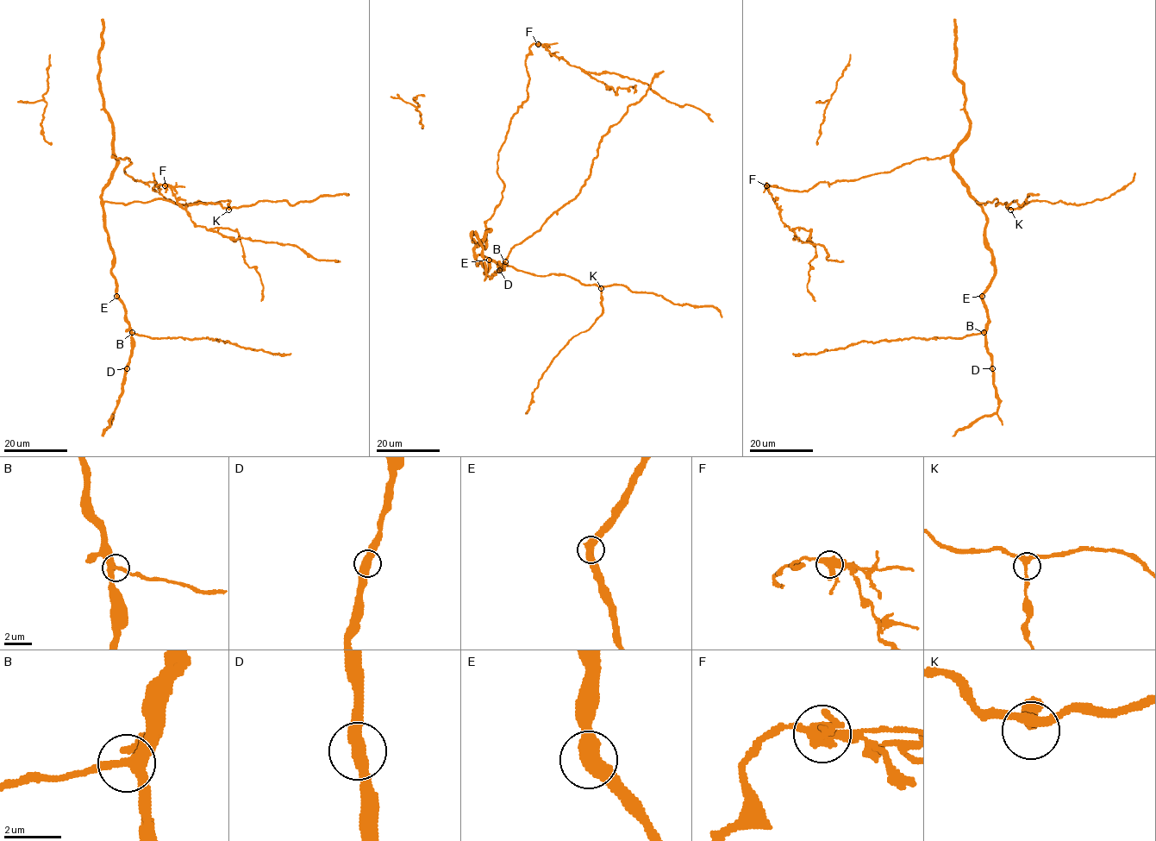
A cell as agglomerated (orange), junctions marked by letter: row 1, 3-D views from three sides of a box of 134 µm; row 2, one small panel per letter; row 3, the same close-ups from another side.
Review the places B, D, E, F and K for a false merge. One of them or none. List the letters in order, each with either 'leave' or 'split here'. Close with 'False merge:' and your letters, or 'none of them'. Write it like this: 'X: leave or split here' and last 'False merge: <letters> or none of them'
B: leave
D: leave
E: leave
F: split here
K: leave
False merge: F

